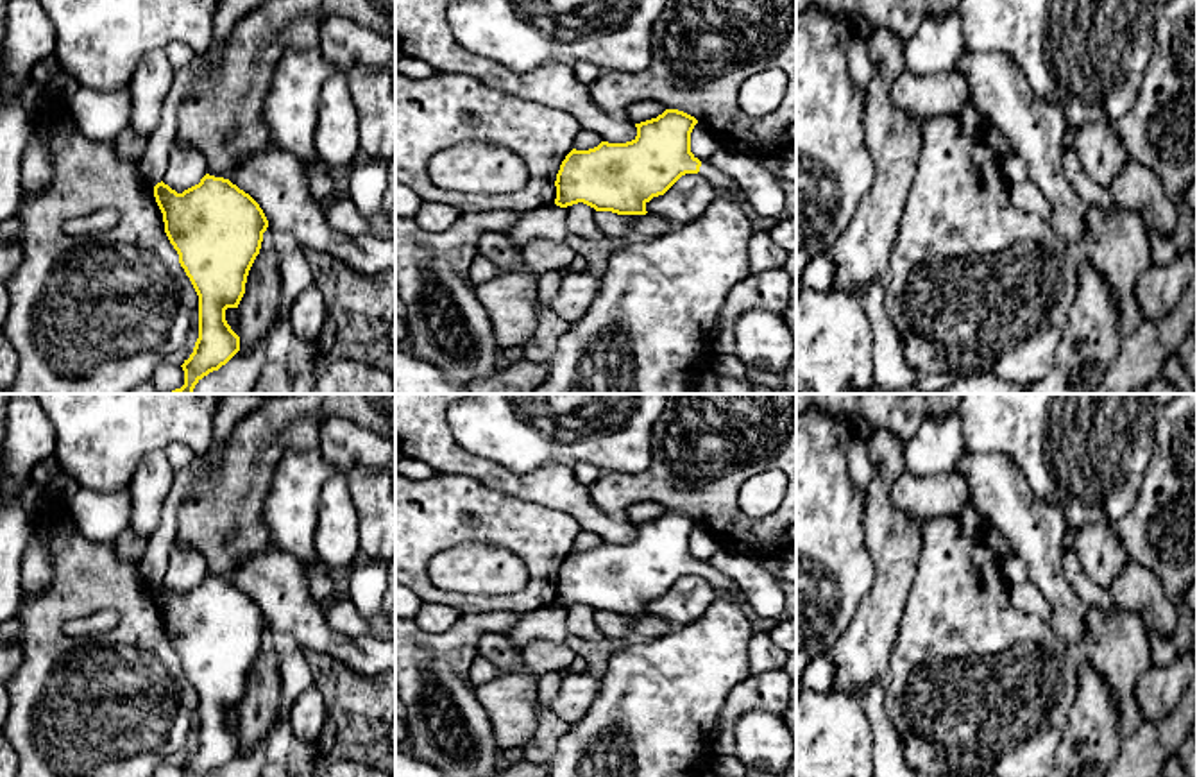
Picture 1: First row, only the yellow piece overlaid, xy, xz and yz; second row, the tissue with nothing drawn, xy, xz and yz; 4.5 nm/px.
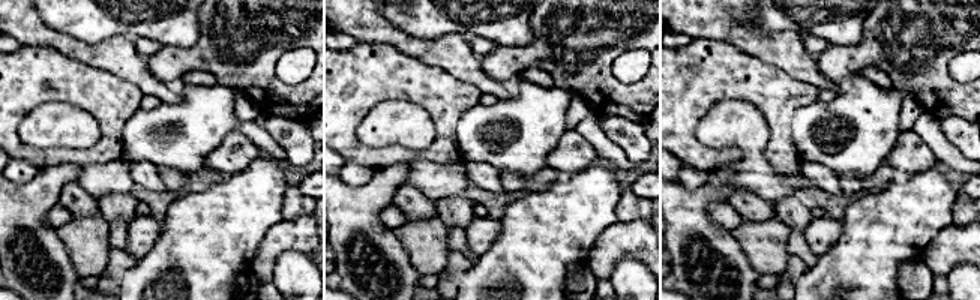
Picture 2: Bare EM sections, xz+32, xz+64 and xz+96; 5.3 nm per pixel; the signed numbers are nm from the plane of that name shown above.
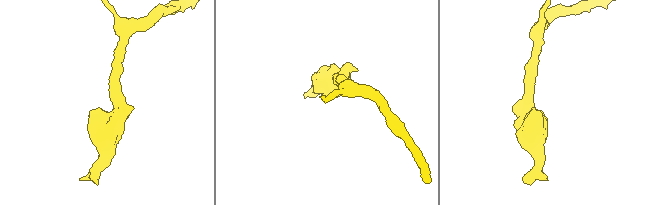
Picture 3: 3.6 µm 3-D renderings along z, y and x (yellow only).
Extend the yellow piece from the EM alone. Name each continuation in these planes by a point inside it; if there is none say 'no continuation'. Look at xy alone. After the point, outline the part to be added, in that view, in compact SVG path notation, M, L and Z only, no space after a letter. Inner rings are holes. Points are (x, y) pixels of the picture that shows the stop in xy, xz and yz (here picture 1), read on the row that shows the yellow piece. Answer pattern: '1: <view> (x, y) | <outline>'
no continuation

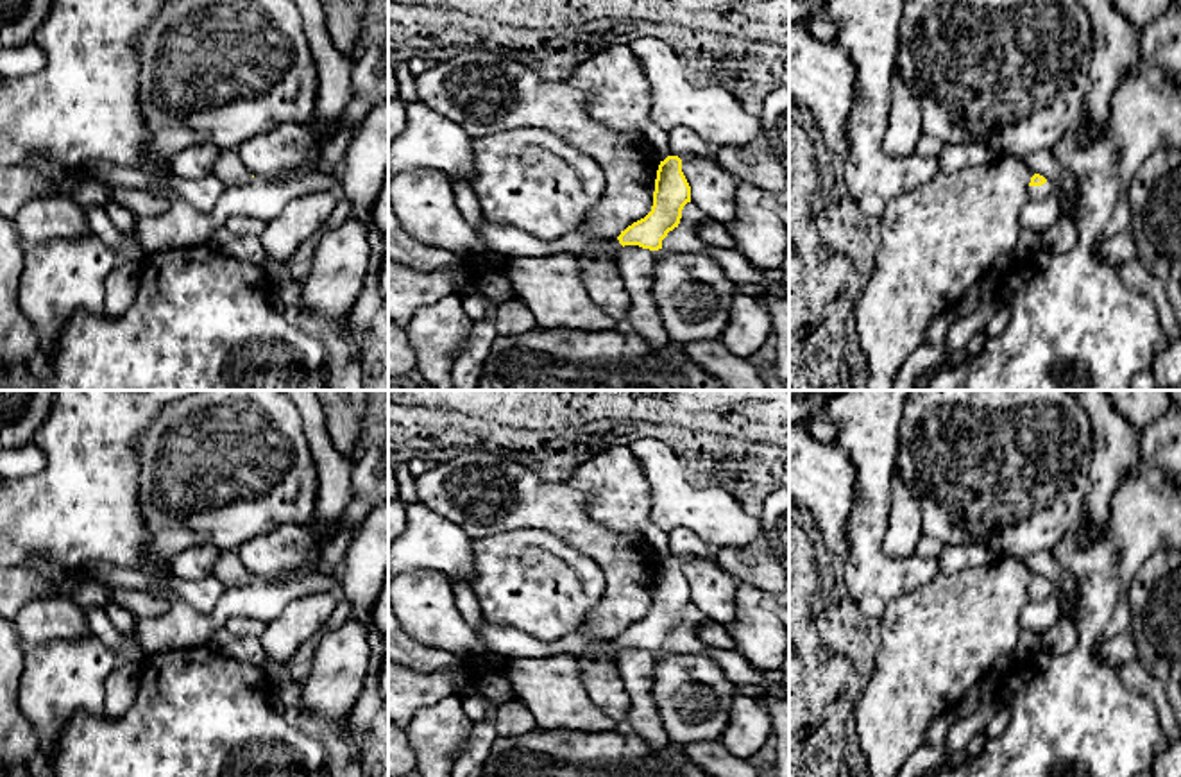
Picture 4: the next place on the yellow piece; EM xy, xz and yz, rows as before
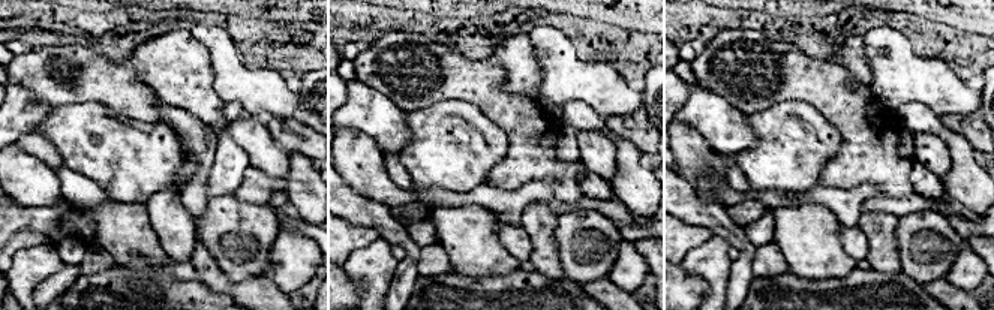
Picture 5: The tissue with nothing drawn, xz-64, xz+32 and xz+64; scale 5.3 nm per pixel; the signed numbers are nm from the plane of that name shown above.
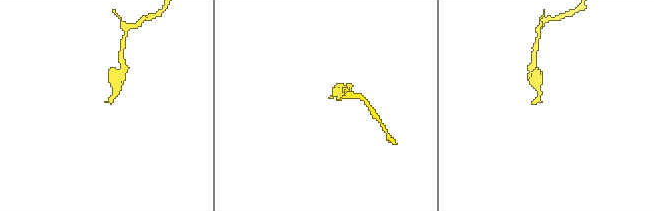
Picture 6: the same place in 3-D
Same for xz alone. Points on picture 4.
1: xz (505, 240) | M483 218L481 226L476 231L485 242L487 251L496 252L503 258L544 256L553 252L571 252L574 256L580 256L587 249L598 249L599 252L616 261L623 247L617 236L596 238L583 229L546 242L517 227L499 226Z

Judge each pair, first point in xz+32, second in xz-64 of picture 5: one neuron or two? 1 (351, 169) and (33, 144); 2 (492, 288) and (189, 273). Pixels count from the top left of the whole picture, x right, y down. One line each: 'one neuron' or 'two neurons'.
1: two neurons
2: two neurons

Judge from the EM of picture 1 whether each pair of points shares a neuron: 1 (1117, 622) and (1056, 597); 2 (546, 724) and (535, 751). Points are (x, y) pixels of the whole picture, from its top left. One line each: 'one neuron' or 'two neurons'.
1: two neurons
2: one neuron

